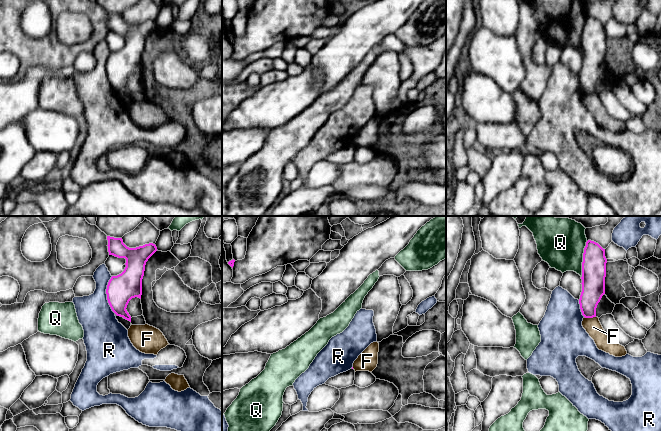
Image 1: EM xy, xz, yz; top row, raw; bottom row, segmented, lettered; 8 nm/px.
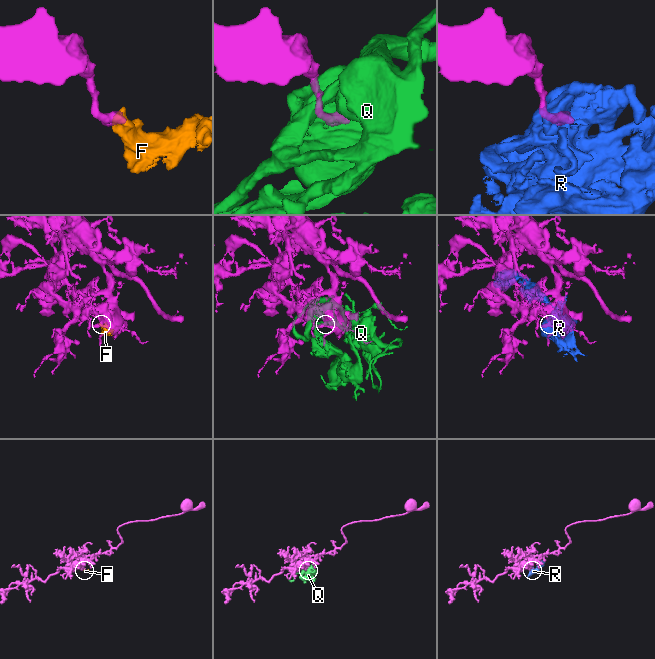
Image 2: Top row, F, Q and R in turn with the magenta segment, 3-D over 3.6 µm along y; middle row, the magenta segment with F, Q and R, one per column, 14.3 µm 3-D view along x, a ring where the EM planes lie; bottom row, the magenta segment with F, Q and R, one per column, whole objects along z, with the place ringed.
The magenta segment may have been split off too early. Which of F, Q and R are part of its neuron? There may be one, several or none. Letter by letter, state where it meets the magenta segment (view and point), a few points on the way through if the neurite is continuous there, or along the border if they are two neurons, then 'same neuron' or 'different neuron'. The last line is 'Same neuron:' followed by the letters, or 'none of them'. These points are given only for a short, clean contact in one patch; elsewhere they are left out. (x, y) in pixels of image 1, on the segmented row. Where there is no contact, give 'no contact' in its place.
F: meets magenta in yz at (590, 317); border along yz (584, 316), (595, 317); different neuron
Q: meets magenta in yz at (583, 259); border along yz (587, 241), (584, 247), (581, 277); different neuron
R: meets magenta in xy at (107, 295); different neuron
Same neuron: none of them

